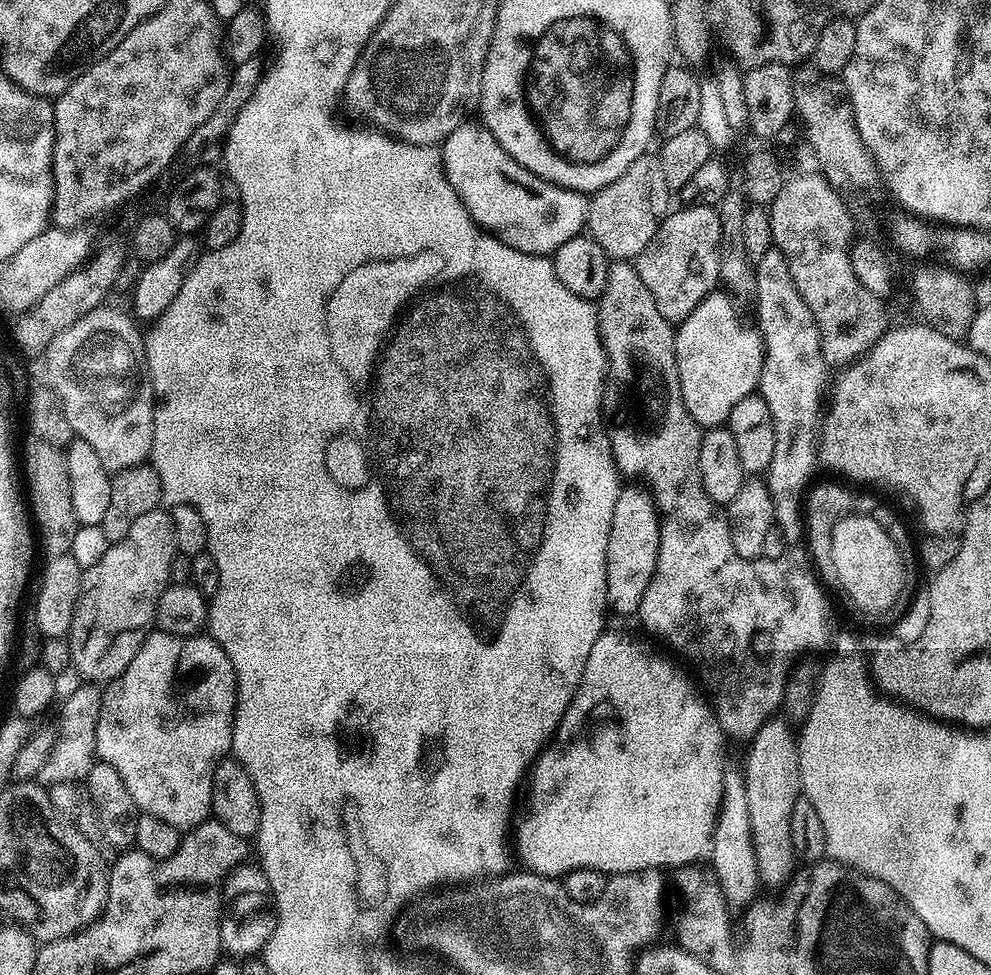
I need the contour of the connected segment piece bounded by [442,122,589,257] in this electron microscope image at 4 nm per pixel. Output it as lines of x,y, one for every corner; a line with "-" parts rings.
472,123
459,124
442,142
444,173
472,219
484,231
491,232
503,244
514,250
547,257
551,257
552,253
558,250
558,246
562,246
562,242
570,242
570,238
581,235
585,231
588,223
587,195
573,192
571,188
559,188
557,184
552,184
541,176
535,176
502,147
498,138
494,138
492,131
485,128
483,123

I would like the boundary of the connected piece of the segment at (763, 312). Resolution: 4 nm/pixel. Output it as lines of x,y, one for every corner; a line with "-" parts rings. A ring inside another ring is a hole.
779,249
768,251
755,265
756,290
755,300
758,300
758,331
764,341
763,366
760,368
760,383
758,392
774,418
775,432
804,432
804,428
819,429
822,416
822,404
820,408
820,396
826,380
828,365
822,358
820,350
820,332
817,330
810,308
798,294
794,286
793,276
789,274
789,264

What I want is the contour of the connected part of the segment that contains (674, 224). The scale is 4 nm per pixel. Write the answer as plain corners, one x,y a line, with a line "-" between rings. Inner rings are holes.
697,204
695,206
680,206
676,209
669,211
668,215
664,217
664,220
658,226
658,230
654,234
654,238
646,246
646,250
642,250
642,254
637,256
634,263
638,274
642,278
642,282
646,286
646,290
650,290
650,294
654,294
654,306
658,306
658,314
662,314
662,318
666,318
670,322
679,322
685,320
691,312
705,298
712,295
714,289
717,287
720,278
720,213
715,207
706,204

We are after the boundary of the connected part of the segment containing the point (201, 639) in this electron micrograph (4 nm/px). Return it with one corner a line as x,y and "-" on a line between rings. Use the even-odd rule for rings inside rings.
152,630
149,631
148,637
142,642
138,654
134,654
134,658
130,658
130,666
126,666
126,670
122,670
118,679
111,681
103,689
100,698
100,713
98,714
96,755
103,763
114,766
114,770
118,770
122,782
126,782
126,790
130,790
130,798
134,798
137,809
143,815
162,818
162,822
170,822
170,826
181,830
191,830
209,819
212,810
214,770
220,764
220,761
232,752
232,720
235,716
236,672
232,669
230,658
226,658
226,654
219,644
204,634
175,636
169,632

